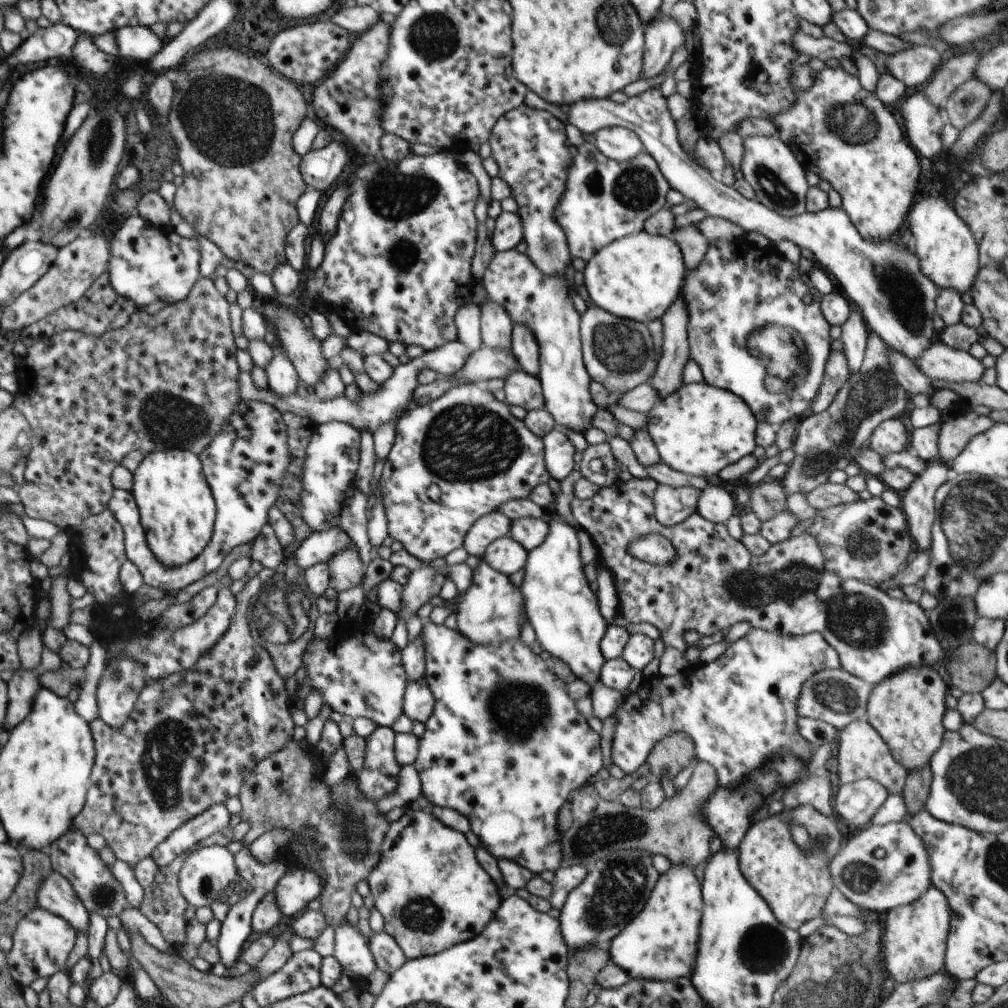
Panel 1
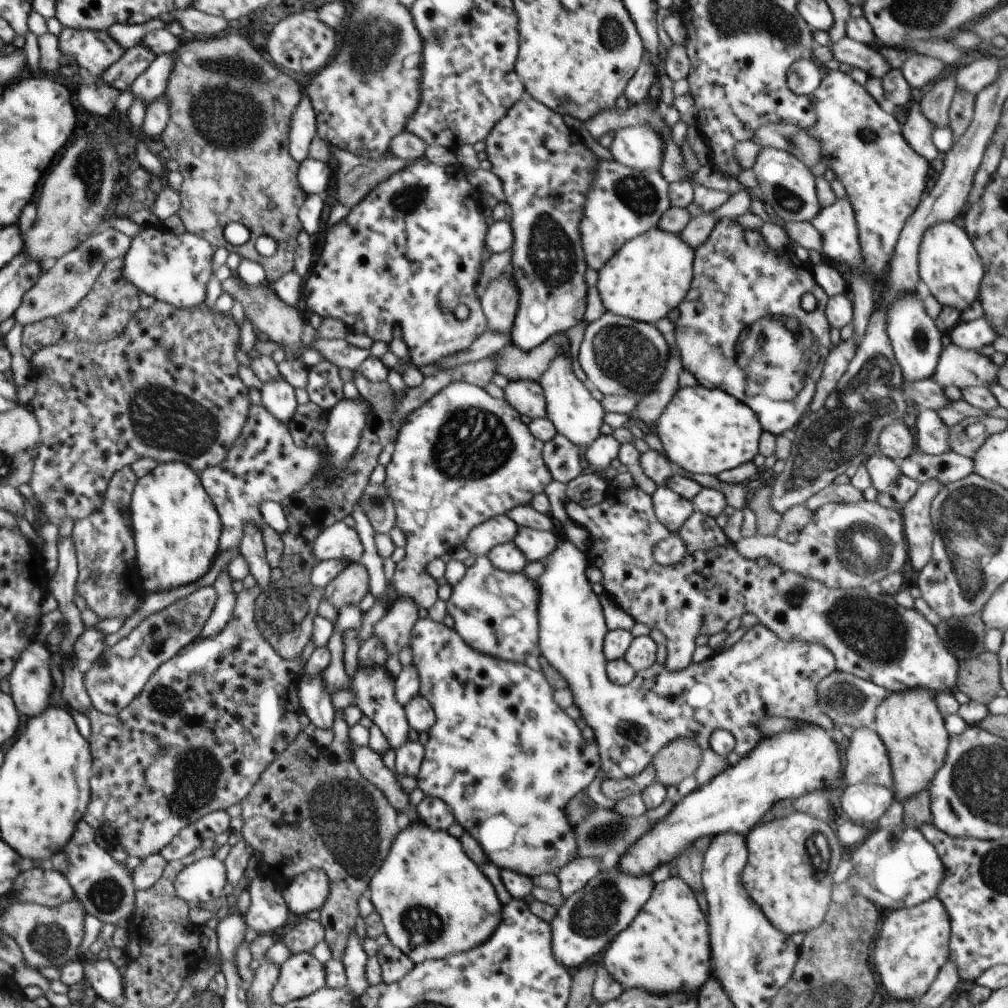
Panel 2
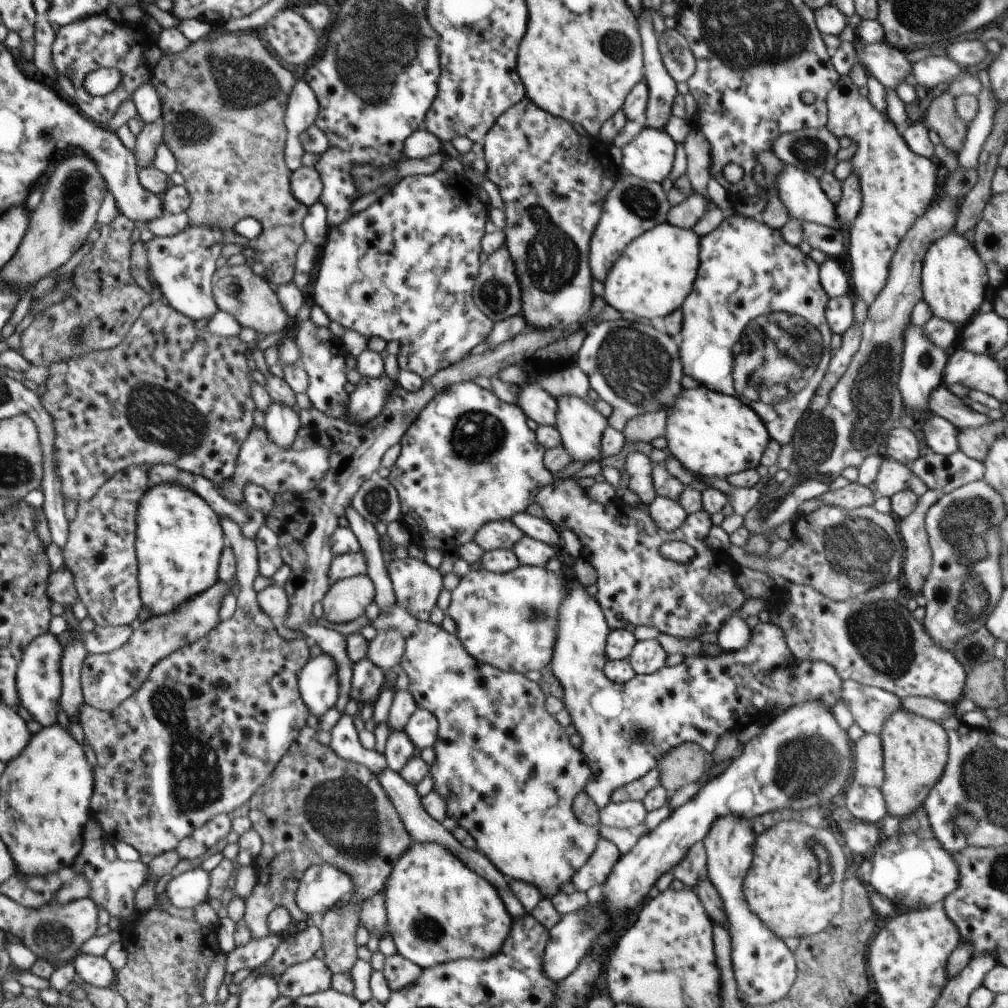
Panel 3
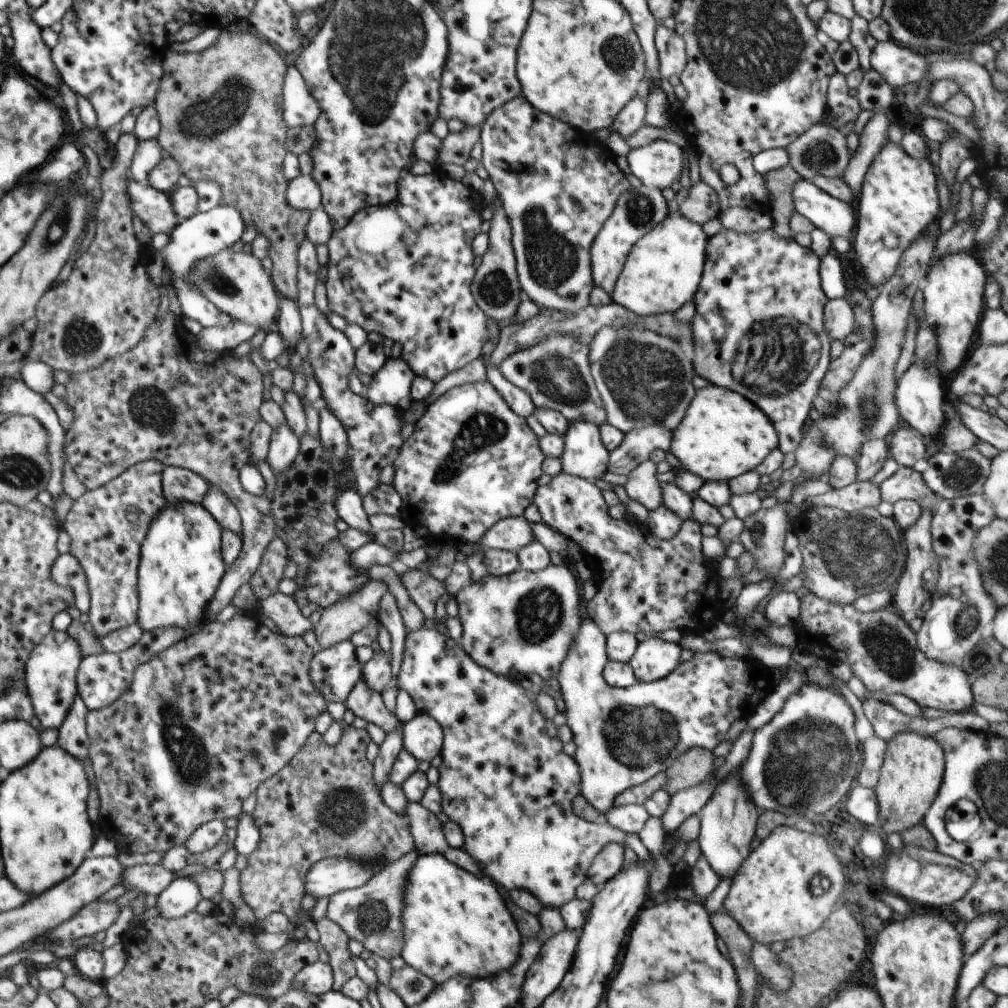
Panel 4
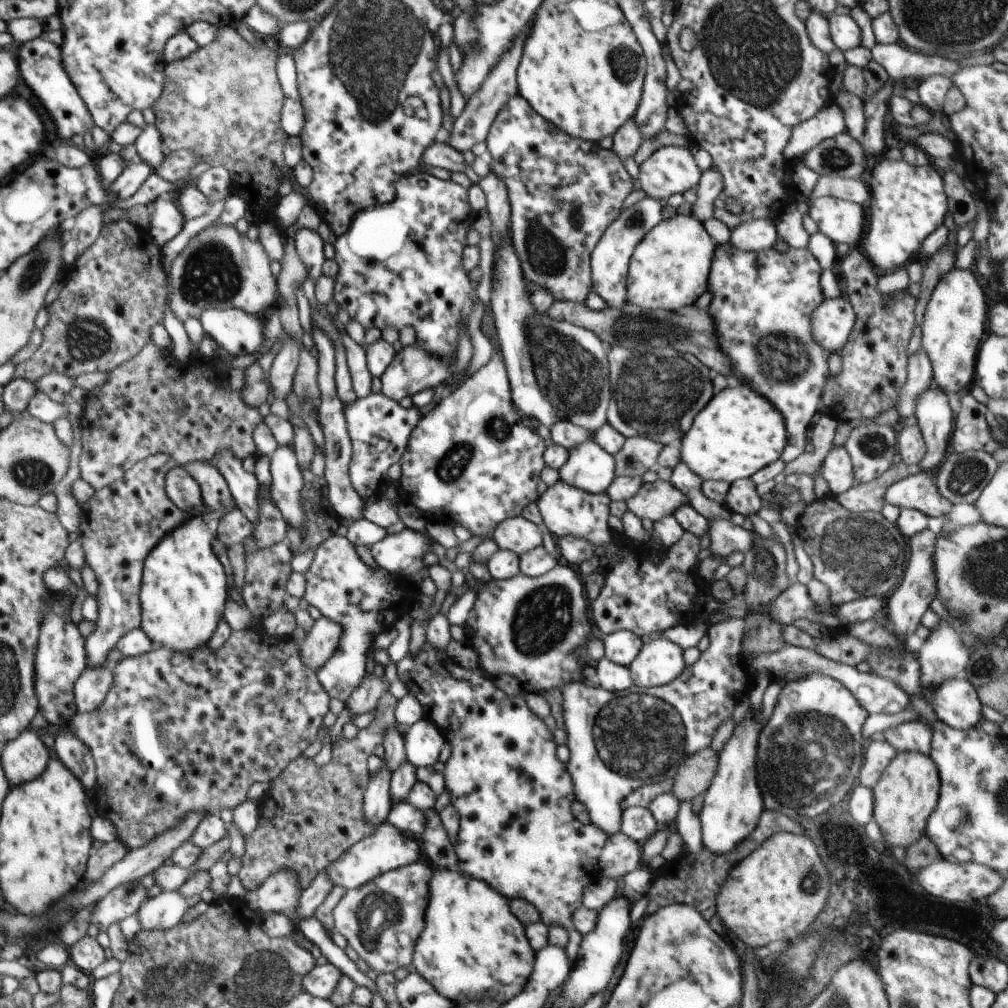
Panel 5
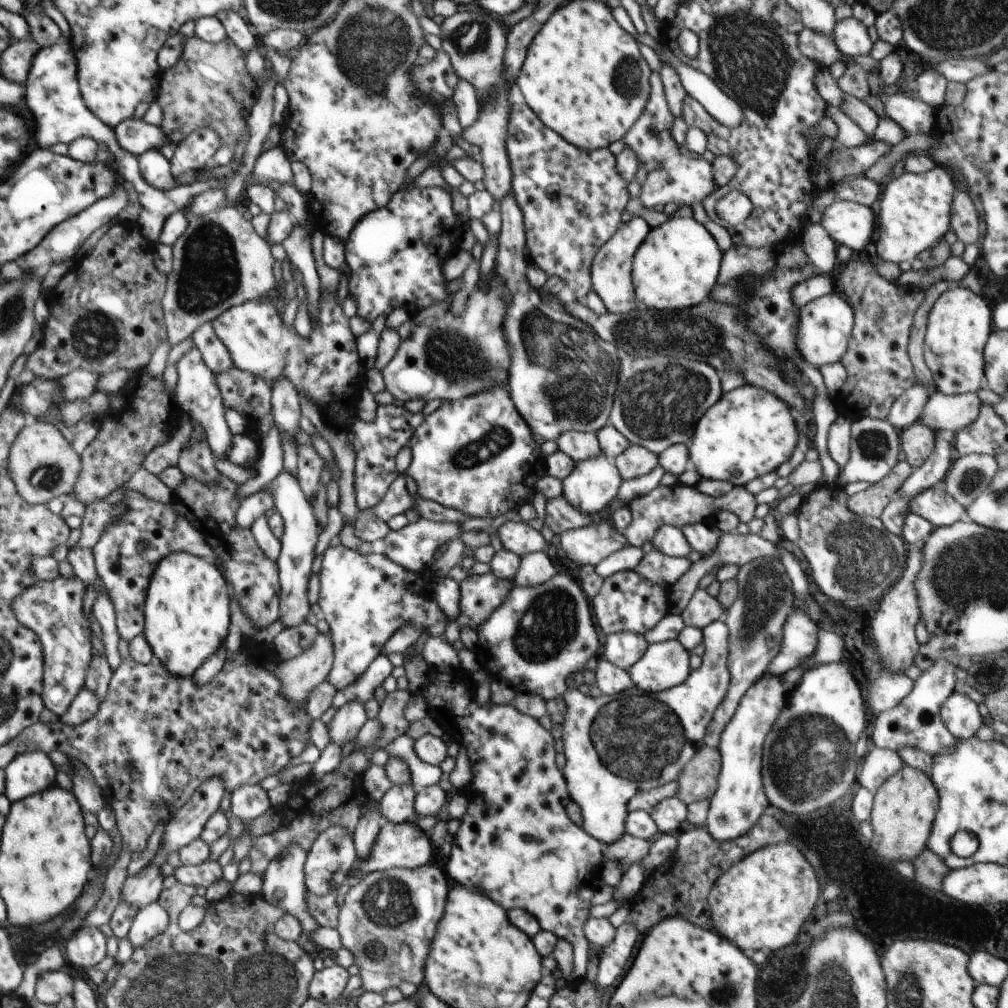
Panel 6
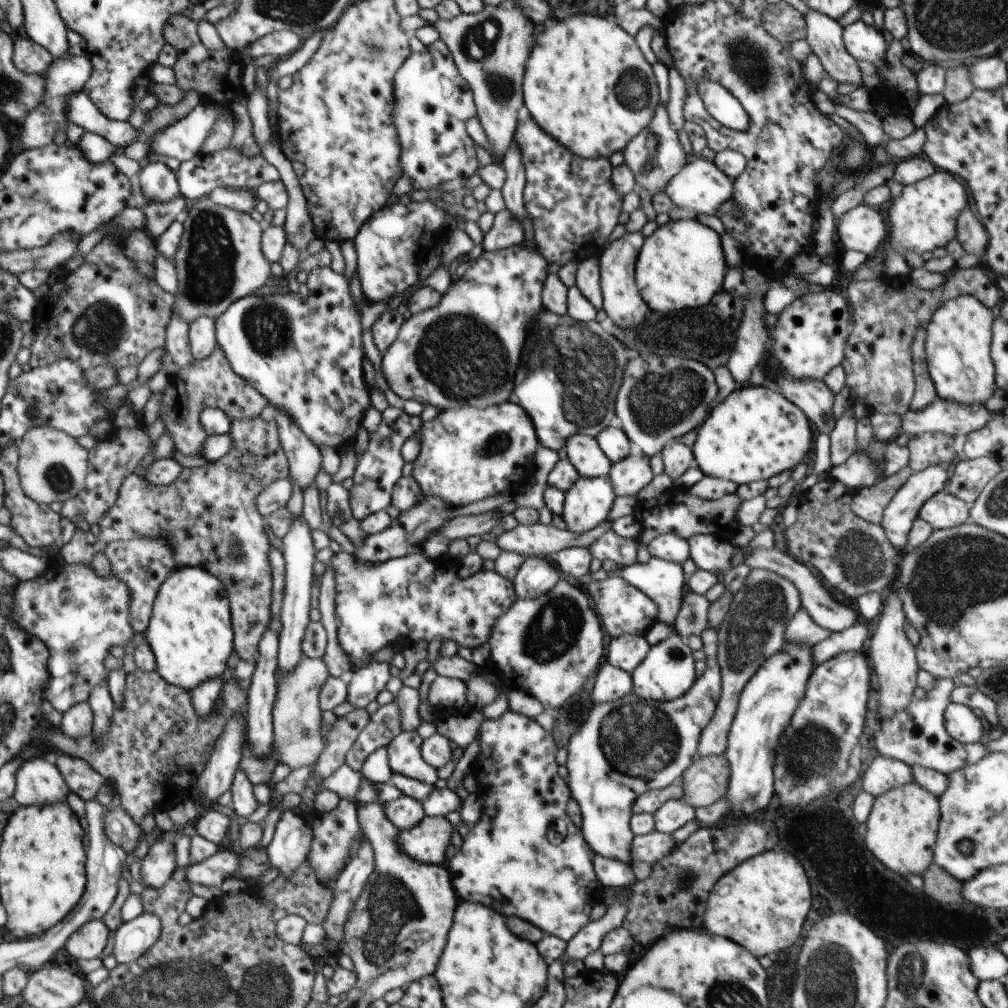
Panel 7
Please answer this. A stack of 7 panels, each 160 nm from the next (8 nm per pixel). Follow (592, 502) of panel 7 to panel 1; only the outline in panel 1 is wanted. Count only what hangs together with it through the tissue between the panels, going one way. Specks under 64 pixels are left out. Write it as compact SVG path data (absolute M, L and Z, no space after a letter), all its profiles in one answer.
M516 249L495 253L482 278L488 299L502 305L513 324L525 324L539 344L539 373L545 409L559 428L583 432L599 409L589 391L591 378L586 370L578 314L569 295L564 277L543 275L530 259Z

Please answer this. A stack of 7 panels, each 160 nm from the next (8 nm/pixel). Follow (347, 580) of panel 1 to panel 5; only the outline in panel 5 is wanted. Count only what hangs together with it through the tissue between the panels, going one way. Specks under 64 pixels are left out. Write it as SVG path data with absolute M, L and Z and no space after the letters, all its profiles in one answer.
M322 615L314 621L304 640L299 642L300 660L317 672L336 652L341 637L341 625Z

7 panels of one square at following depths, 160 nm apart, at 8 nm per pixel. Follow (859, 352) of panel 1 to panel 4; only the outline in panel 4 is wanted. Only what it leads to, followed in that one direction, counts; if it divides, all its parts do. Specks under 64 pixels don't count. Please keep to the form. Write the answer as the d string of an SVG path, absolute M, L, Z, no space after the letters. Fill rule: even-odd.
M834 73L827 88L826 124L839 129L852 120L856 121L862 108L855 96L850 96L850 88L842 73ZM887 140L865 174L855 201L856 225L852 248L867 281L883 285L895 272L904 251L941 216L936 167L928 158L916 160Z

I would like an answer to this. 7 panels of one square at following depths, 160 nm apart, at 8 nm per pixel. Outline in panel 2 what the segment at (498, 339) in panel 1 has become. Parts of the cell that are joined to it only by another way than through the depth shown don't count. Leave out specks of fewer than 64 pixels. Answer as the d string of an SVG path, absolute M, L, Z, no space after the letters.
M504 271L491 280L479 298L488 329L493 331L510 333L519 307L519 290L510 273Z

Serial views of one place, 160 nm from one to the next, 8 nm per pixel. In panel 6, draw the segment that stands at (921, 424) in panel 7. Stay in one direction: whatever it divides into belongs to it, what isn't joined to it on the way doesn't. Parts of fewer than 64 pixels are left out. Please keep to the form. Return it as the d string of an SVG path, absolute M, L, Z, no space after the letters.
M937 390L926 401L918 422L935 432L952 430L959 433L978 418L981 405L976 393L945 395Z

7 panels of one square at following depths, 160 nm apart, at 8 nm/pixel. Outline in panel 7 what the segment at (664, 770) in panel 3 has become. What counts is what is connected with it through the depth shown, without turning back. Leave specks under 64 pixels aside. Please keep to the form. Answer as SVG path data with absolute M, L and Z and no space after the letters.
M724 755L694 759L683 772L683 800L695 809L727 795L731 770Z

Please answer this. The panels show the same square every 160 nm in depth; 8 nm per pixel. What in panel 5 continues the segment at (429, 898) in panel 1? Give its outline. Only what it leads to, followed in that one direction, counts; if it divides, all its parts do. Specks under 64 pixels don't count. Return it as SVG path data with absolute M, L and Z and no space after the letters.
M434 868L432 878L429 882L429 891L431 900L427 906L427 912L425 914L425 927L419 934L418 940L415 942L412 966L416 972L425 978L432 986L444 997L453 1003L472 1002L472 1000L480 1000L480 998L488 998L488 1000L496 1000L500 1006L507 1003L514 998L517 994L520 994L527 980L530 978L534 965L535 965L535 950L530 946L528 942L525 926L512 914L510 910L509 901L503 894L500 894L497 890L494 890L487 882L474 877L468 877L466 874L461 874L458 871L451 871L448 869L437 870Z

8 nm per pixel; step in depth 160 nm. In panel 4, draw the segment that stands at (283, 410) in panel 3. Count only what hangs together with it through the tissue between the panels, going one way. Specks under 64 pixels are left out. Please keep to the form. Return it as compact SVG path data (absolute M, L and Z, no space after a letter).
M287 424L273 429L267 461L274 474L283 475L293 466L300 448L299 441Z

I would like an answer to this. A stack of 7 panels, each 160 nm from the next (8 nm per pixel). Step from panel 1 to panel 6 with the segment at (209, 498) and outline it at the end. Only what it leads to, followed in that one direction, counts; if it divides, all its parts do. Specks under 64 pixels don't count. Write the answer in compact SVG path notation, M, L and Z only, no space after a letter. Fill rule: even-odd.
M273 422L268 434L259 441L260 456L256 463L256 474L238 487L236 496L241 500L268 486L283 470L283 448L281 436ZM170 553L156 567L151 578L146 602L146 630L142 636L148 641L154 656L175 677L192 678L193 674L225 642L231 624L230 584L220 569L203 558L188 553Z

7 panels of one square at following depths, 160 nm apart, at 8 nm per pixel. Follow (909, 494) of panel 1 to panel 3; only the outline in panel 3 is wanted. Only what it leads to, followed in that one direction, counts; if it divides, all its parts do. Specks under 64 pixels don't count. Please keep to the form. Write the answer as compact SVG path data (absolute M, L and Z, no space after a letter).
M924 489L917 500L916 508L909 517L898 520L899 533L904 543L904 580L910 592L920 594L923 584L932 570L933 554L925 525L925 516L938 501L934 489Z

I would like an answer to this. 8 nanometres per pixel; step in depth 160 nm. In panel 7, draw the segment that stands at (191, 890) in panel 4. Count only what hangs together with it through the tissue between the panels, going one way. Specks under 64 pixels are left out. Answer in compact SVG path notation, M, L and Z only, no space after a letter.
M144 911L115 930L113 955L117 964L139 960L151 950L162 932L162 920L154 913Z

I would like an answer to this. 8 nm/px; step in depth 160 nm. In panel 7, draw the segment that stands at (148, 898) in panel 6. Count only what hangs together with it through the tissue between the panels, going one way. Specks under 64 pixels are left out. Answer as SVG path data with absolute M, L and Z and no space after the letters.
M163 831L141 861L141 876L148 888L159 889L171 878L176 868L175 838L174 831Z

